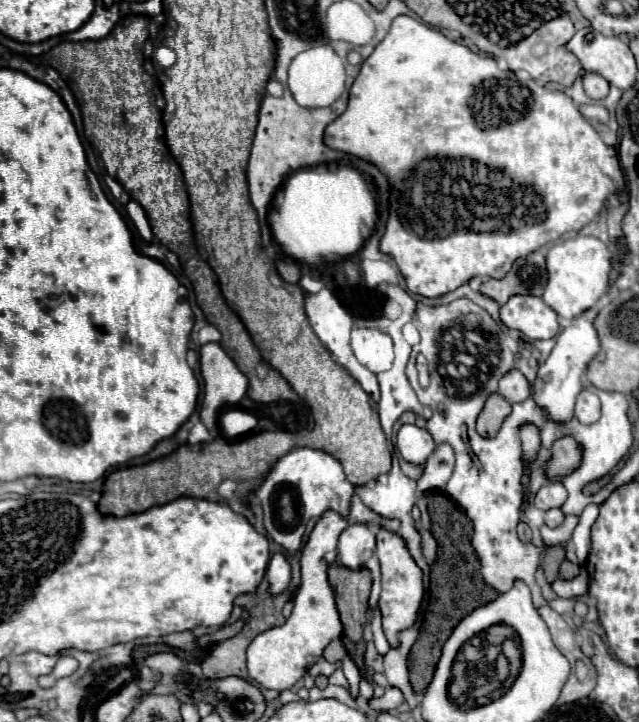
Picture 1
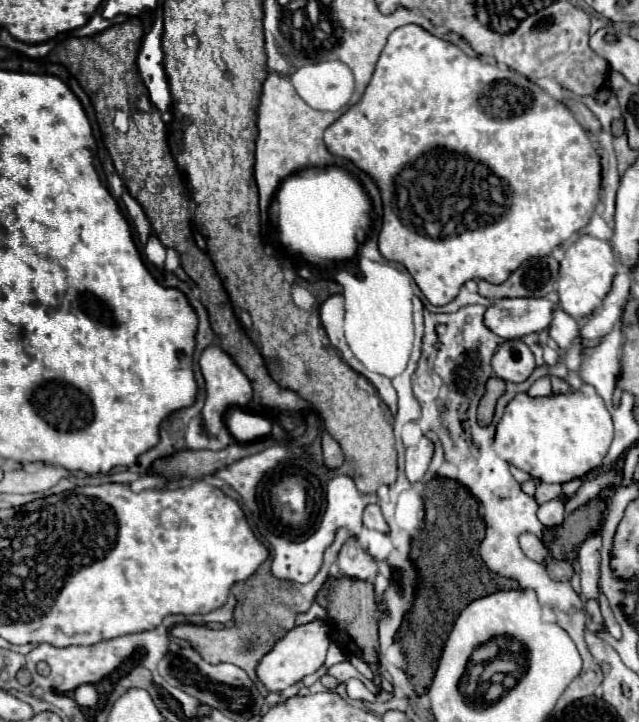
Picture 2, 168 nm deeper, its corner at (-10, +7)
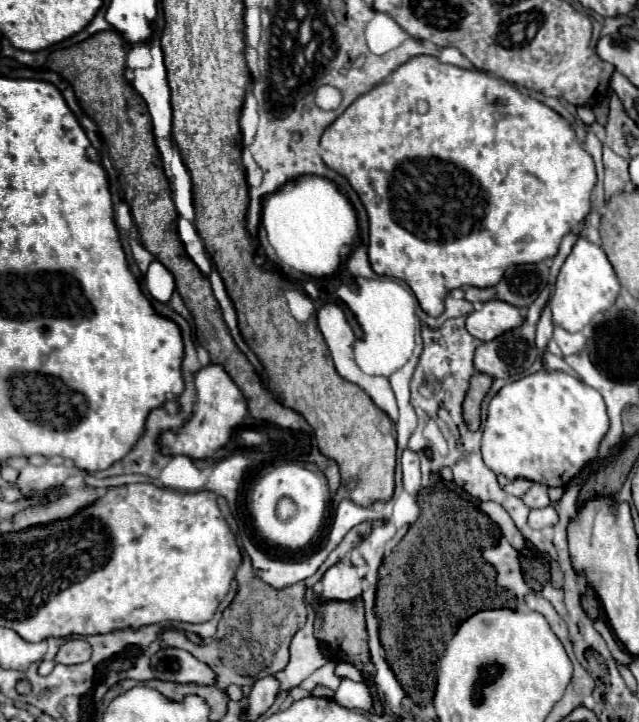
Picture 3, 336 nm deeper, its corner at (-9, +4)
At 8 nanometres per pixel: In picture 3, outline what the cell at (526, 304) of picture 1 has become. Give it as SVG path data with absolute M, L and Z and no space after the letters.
M487 301L481 309L467 317L467 329L481 341L493 341L509 329L517 329L525 323L525 315L515 305L505 301Z

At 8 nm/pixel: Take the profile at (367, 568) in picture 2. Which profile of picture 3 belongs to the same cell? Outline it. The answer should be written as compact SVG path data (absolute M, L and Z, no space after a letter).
M339 561L323 575L323 599L337 599L337 601L351 601L363 593L361 587L363 579L357 573L353 563Z

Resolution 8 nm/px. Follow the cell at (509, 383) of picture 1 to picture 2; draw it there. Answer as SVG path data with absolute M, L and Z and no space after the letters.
M522 340L502 342L492 358L494 374L506 382L524 382L534 368L534 354Z

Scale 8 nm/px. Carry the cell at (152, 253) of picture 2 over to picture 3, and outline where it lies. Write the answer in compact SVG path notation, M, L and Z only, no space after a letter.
M157 259L151 261L147 275L145 275L145 283L147 283L149 293L161 303L167 303L171 299L173 289L175 289L175 281L173 281L171 271L165 269L165 265Z

